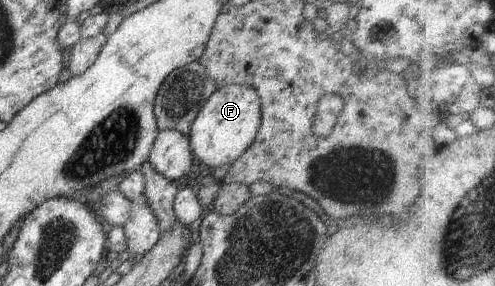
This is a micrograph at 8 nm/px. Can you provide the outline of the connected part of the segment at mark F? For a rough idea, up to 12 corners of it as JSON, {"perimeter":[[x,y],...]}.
{"perimeter":[[219,87],[188,132],[196,163],[211,171],[255,140],[260,96]]}

